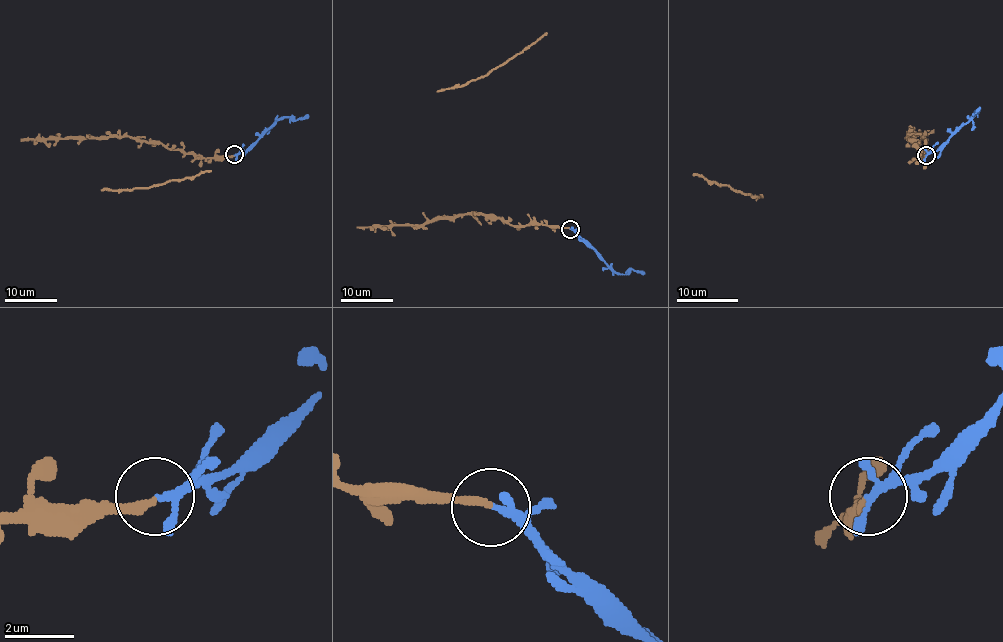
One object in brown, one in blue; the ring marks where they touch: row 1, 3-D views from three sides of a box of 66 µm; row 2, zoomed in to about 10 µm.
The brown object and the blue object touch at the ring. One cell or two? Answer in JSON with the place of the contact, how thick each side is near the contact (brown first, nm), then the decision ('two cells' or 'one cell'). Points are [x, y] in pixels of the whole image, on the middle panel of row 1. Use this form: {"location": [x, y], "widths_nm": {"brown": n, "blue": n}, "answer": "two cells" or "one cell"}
{"location": [570, 229], "widths_nm": {"brown": 240, "blue": 160}, "answer": "one cell"}

